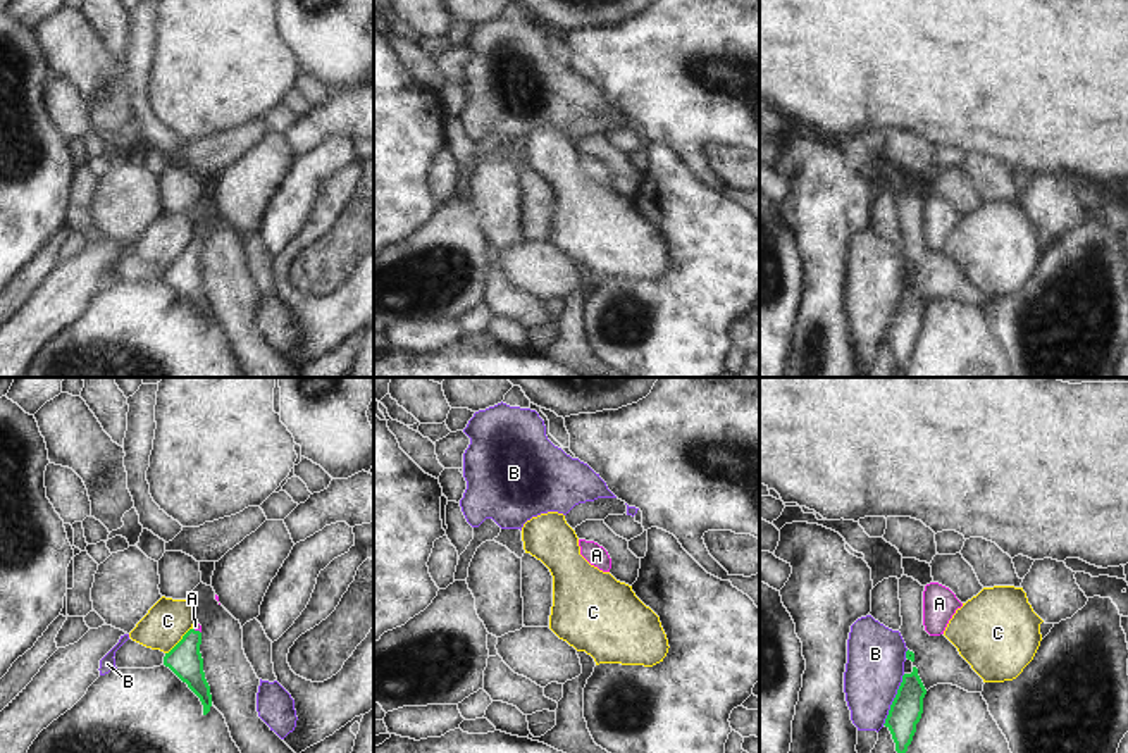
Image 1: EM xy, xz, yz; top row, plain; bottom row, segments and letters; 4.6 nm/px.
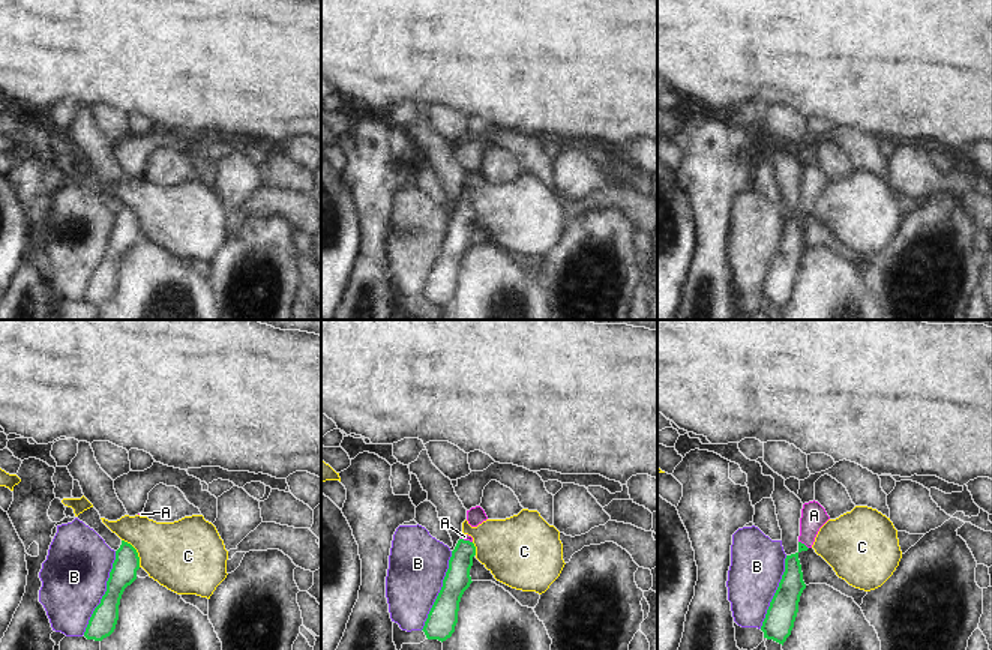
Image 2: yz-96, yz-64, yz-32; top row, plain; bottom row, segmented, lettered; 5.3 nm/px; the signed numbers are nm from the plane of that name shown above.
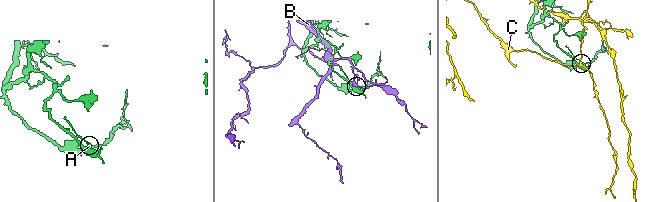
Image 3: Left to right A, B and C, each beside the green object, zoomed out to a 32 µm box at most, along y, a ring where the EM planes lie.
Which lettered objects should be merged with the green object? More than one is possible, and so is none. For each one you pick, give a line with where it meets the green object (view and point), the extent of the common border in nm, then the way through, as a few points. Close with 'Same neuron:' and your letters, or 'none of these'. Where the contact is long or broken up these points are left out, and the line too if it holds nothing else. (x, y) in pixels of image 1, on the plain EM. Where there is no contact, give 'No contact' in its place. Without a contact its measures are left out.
A: Touches green at xy (197, 245). Shared border 50 nm. Path across: xy (185, 274), (197, 245), (195, 240)
Same neuron: A.

